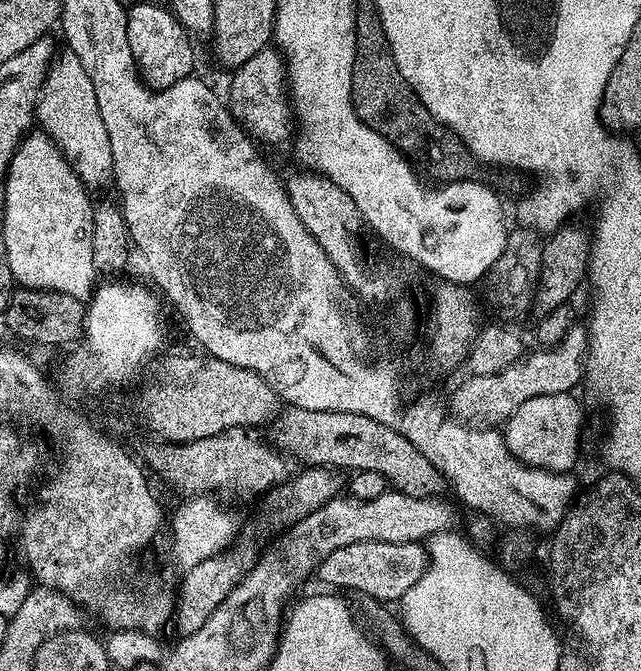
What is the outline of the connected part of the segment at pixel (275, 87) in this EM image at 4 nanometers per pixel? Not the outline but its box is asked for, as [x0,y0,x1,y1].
[226,58,294,144]

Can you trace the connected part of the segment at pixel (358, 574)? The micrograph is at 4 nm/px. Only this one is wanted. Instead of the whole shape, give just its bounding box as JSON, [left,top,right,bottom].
[318,542,428,602]

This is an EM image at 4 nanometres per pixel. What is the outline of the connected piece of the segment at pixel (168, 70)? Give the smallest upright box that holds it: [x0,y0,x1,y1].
[126,2,196,88]

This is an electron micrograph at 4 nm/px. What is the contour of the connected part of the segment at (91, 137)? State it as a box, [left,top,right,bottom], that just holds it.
[35,50,112,190]

